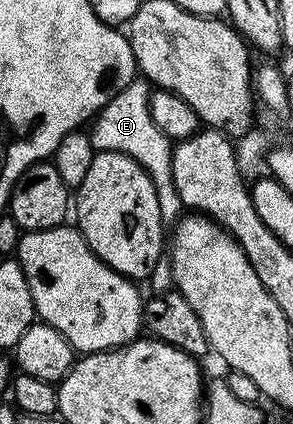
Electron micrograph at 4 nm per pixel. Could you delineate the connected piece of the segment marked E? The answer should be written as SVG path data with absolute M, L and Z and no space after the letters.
M136 78L123 90L119 90L117 96L99 111L89 133L96 151L100 153L116 151L141 164L143 170L154 182L163 225L171 228L183 216L185 207L177 195L176 185L173 184L172 152L174 147L172 139L161 133L149 114L150 91L149 82Z

